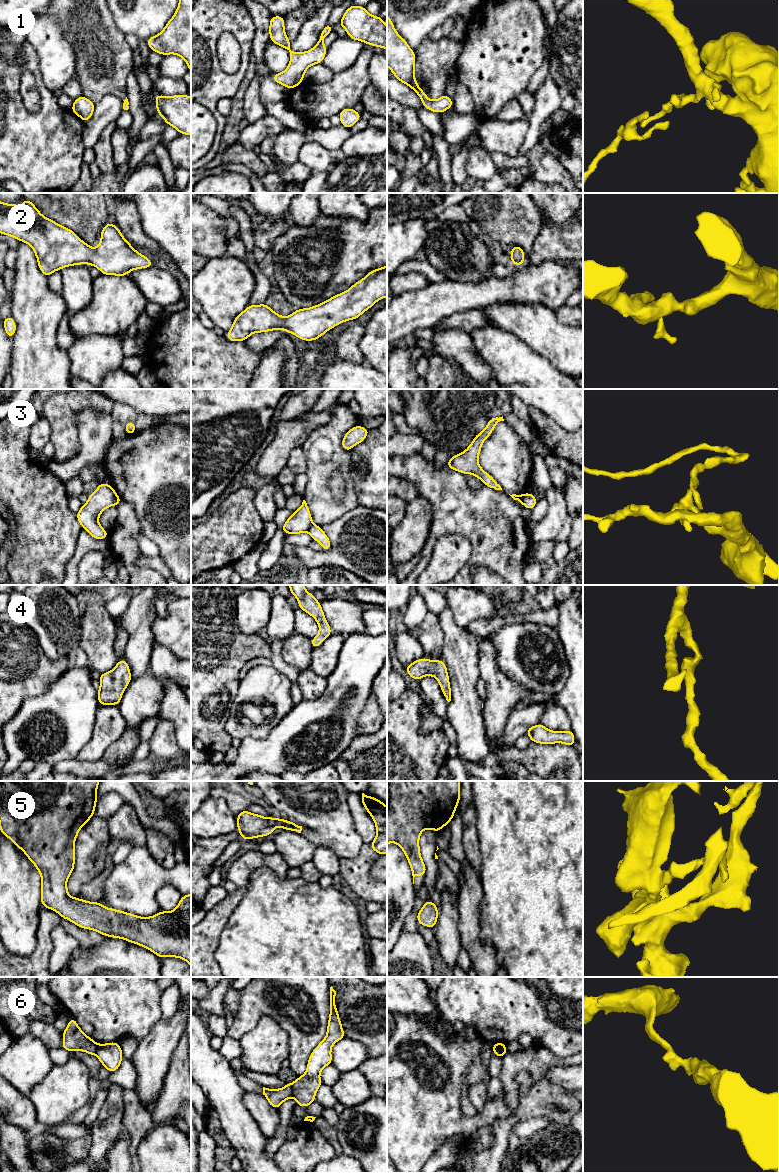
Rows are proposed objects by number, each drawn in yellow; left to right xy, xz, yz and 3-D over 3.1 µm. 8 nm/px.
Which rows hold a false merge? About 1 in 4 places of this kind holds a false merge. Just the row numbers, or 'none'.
3, 6

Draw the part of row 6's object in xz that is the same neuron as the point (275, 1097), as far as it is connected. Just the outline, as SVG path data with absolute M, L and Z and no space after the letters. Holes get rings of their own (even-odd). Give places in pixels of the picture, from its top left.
M288 1083L280 1089L269 1089L263 1087L263 1095L268 1100L270 1106L278 1109L285 1100L292 1098L291 1084Z

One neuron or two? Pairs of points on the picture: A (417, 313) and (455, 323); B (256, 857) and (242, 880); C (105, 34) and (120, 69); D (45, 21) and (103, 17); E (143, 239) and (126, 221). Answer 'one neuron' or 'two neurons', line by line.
A: two neurons
B: one neuron
C: one neuron
D: two neurons
E: one neuron

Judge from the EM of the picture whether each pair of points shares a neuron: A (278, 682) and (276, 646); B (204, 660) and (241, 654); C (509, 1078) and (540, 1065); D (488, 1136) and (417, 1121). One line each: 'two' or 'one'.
A: two
B: one
C: one
D: two

